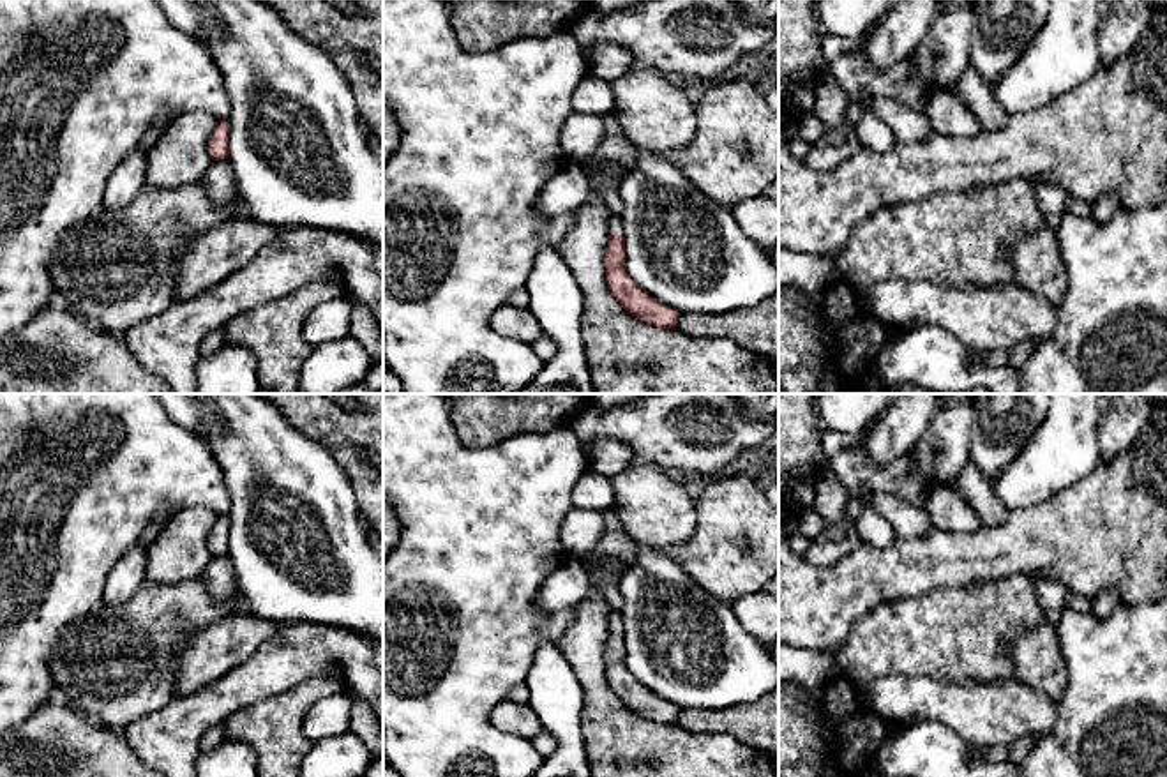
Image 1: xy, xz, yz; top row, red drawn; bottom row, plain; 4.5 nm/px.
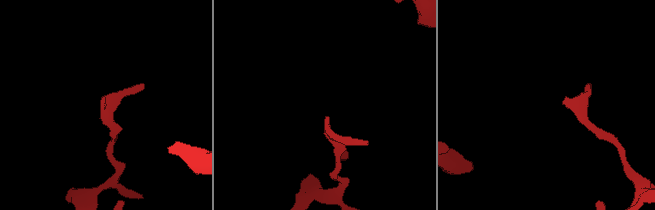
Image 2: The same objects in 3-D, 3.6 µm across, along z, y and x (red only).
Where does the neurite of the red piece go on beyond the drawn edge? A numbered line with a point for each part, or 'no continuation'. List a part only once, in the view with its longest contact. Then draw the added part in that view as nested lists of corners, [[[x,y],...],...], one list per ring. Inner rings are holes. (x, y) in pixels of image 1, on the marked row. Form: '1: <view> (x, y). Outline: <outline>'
1: xz (615, 226). Outline: [[[611,215],[607,223],[609,235],[623,235],[623,224],[620,215]]]

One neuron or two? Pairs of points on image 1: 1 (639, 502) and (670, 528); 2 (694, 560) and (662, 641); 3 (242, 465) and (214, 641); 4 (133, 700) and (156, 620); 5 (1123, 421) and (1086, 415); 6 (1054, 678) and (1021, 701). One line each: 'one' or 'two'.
1: one
2: two
3: two
4: one
5: two
6: two

